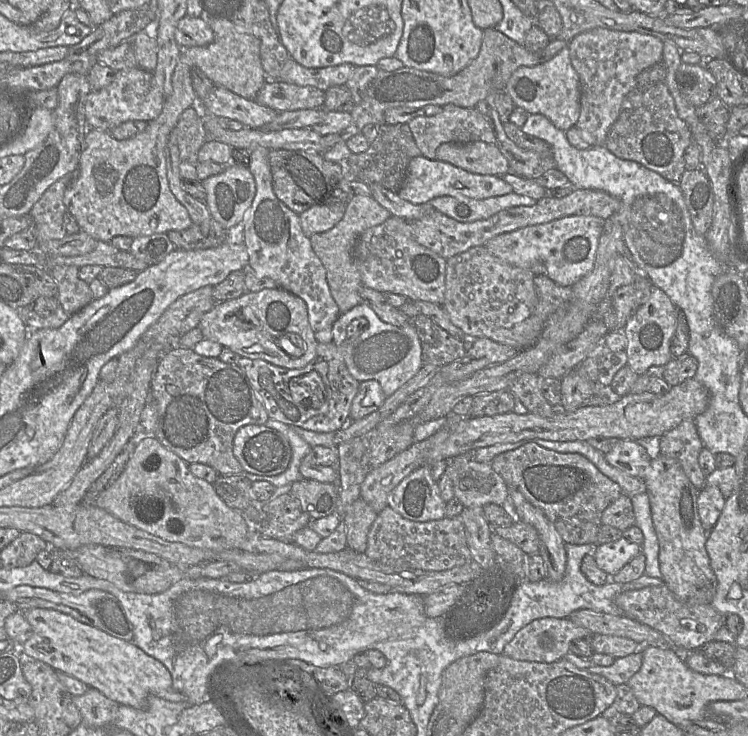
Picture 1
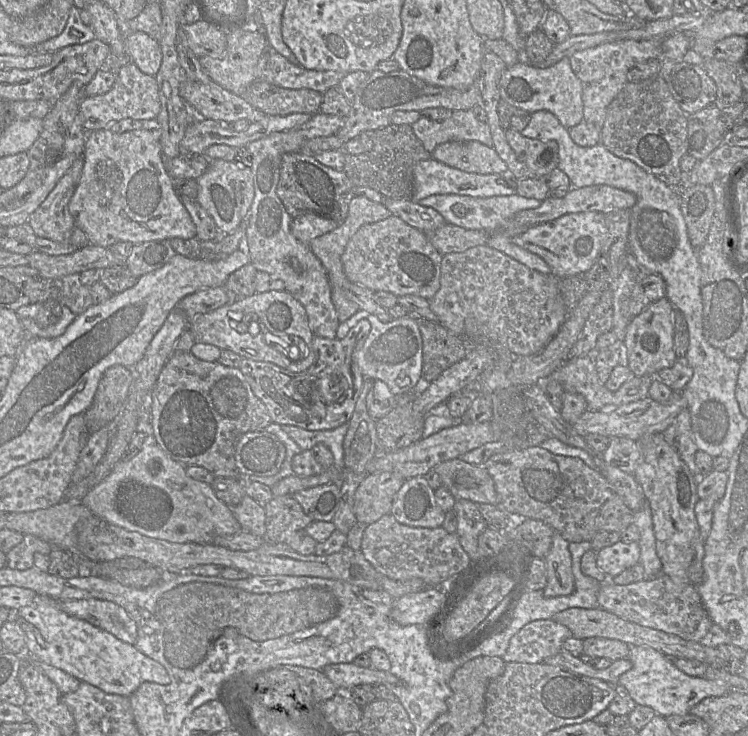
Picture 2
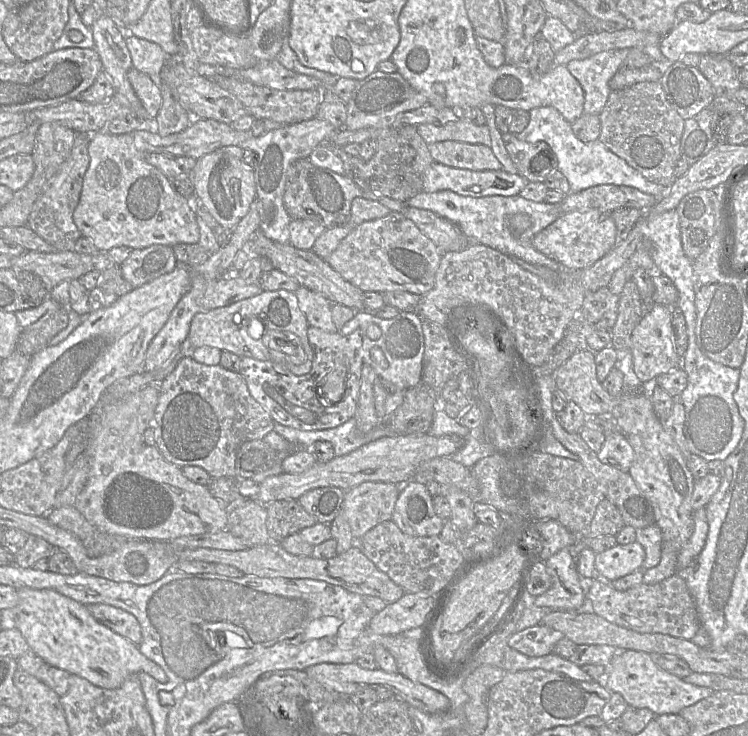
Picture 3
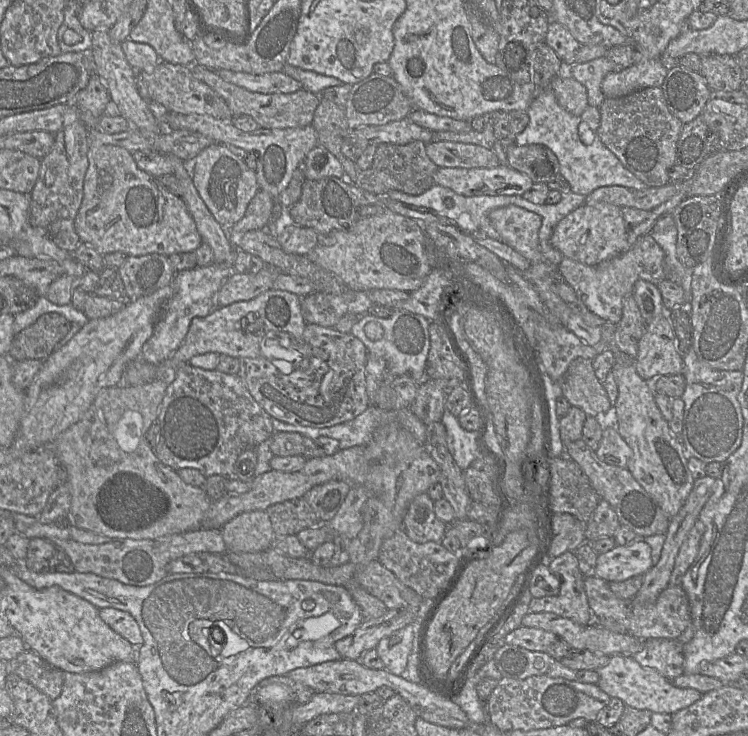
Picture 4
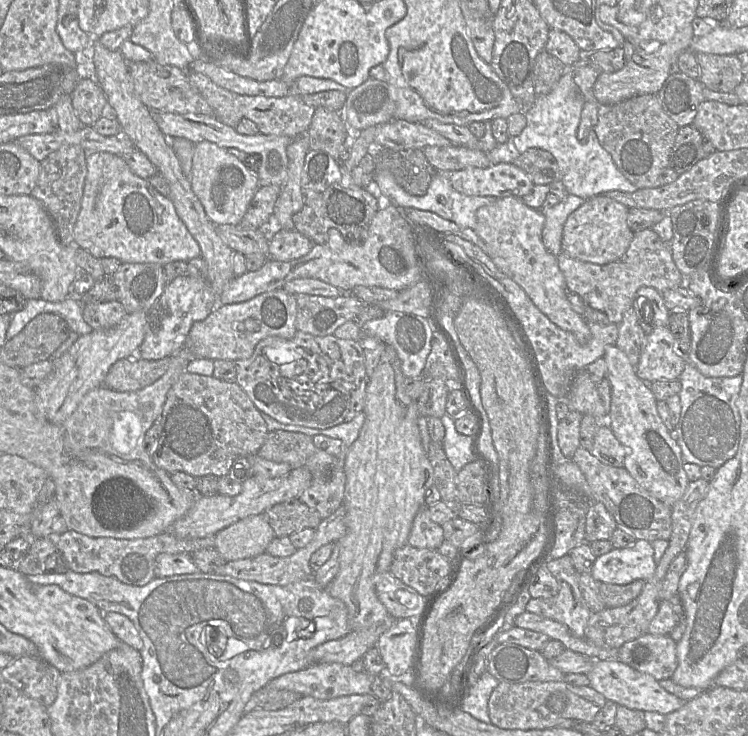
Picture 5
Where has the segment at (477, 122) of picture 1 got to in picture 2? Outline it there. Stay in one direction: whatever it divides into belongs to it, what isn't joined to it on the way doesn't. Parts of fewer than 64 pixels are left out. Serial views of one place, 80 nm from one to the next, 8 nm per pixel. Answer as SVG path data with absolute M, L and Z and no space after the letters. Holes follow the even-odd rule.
M471 109L454 110L442 121L421 117L411 127L429 153L439 144L448 141L479 141L488 147L494 145L488 124L479 121Z

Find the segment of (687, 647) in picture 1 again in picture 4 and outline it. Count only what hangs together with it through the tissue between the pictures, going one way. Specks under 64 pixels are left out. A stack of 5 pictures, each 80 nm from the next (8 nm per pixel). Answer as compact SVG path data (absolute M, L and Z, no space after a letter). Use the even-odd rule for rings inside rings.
M585 577L583 584L594 619L613 619L637 638L677 640L688 626L693 625L689 599L681 585L668 585L654 603L638 604L632 599L618 598L609 588L608 582L599 577Z

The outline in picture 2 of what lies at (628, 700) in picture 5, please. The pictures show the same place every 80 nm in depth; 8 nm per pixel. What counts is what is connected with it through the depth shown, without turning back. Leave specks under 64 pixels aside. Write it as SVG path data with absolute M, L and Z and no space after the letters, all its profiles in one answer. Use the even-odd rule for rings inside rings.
M630 646L628 659L632 662L632 668L620 676L618 684L628 690L637 705L649 706L657 715L665 718L687 715L703 699L723 696L732 691L724 683L685 674L674 665L671 658L649 646Z

